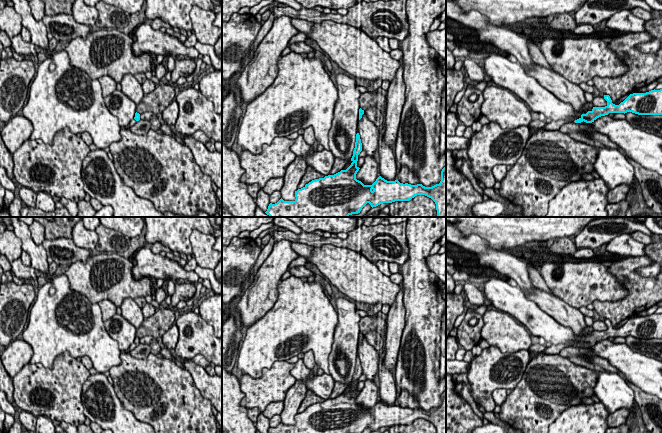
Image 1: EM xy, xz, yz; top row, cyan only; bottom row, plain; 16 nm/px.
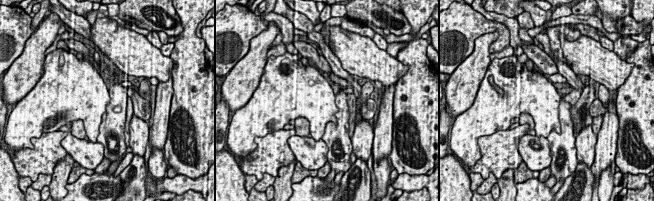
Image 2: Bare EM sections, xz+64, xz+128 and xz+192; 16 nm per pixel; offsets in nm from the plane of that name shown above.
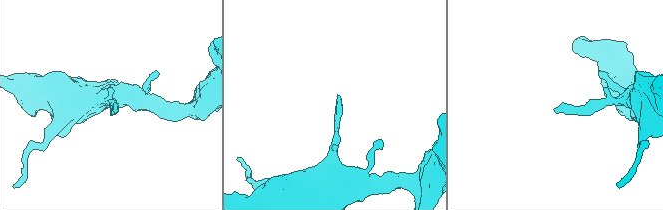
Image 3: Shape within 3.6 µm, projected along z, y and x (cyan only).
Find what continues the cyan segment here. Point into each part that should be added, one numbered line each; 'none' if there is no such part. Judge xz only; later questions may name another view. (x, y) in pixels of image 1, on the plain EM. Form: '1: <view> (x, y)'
none

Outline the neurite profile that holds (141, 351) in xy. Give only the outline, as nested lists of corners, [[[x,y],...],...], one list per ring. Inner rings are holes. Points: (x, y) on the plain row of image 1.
[[[140,343],[136,346],[135,349],[131,350],[127,354],[130,354],[131,356],[137,358],[137,359],[145,359],[148,357],[148,355],[151,353],[151,348],[147,344]]]

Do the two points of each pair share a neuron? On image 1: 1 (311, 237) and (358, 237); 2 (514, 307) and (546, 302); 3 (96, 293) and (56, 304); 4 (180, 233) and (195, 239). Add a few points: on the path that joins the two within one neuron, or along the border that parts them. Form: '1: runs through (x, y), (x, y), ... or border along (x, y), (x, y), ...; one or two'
1: runs through (323, 241), (346, 242); one
2: border along (522, 290), (529, 299), (554, 318); two
3: border along (68, 280), (72, 289), (97, 303); two
4: border along (211, 234), (193, 230), (190, 235), (191, 255); two

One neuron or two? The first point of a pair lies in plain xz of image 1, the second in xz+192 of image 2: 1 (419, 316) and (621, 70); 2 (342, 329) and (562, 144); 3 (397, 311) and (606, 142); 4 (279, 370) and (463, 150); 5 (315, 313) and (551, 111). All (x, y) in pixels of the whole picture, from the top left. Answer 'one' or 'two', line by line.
1: two
2: one
3: one
4: two
5: one

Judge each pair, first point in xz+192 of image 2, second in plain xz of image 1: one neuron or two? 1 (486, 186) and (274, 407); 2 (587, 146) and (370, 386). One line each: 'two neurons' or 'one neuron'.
1: one neuron
2: two neurons

